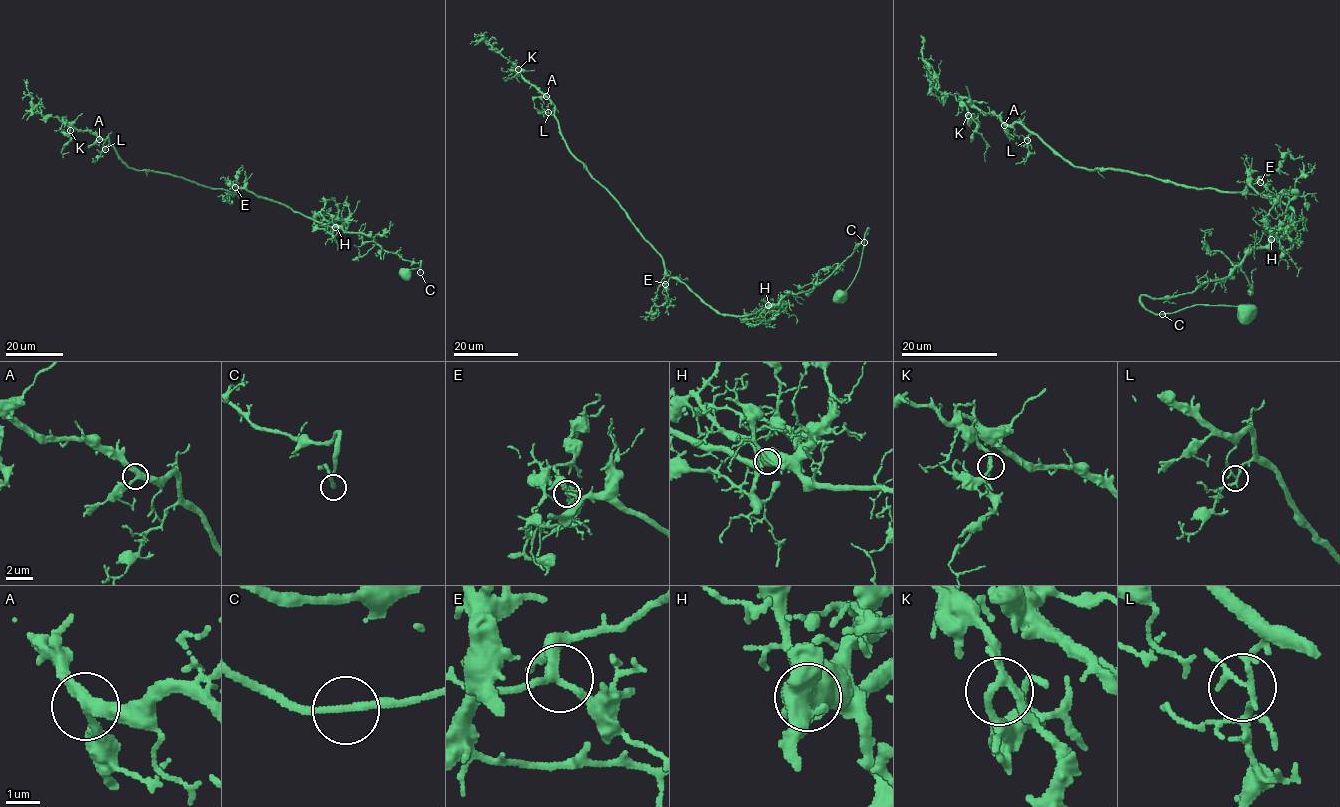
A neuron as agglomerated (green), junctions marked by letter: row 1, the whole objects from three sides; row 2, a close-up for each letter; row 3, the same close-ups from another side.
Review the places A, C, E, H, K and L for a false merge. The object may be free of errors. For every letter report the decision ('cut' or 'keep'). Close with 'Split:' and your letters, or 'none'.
A: keep
C: keep
E: keep
H: keep
K: keep
L: keep
Split: none

